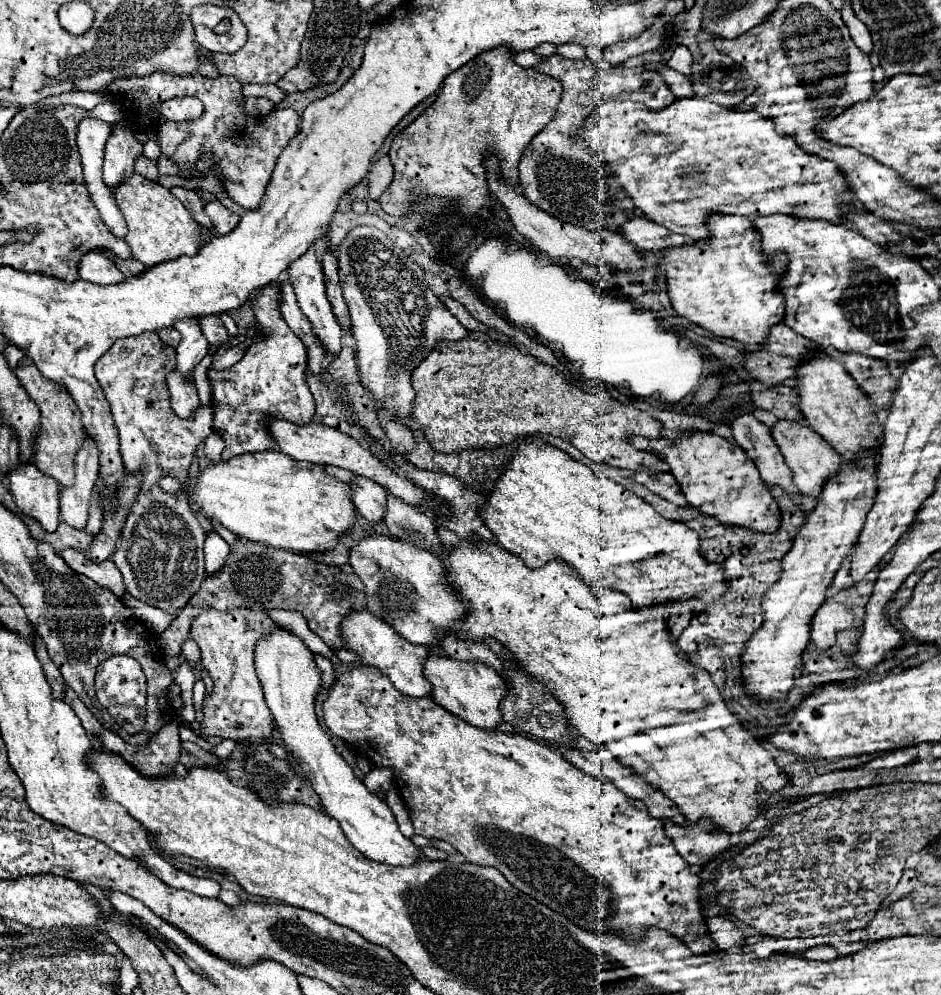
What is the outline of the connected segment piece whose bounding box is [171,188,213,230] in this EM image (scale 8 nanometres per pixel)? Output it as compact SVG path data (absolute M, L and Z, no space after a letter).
M171 188L171 192L181 200L181 204L191 212L191 216L193 216L199 224L203 224L203 226L207 226L209 230L213 230L211 220L209 220L209 216L203 212L201 198L199 198L199 194L197 194L195 190L187 190L187 188Z

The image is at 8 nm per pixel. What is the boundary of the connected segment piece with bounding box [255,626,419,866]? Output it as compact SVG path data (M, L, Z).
M275 628L269 634L265 634L261 640L257 640L255 644L255 666L257 666L257 678L263 686L265 692L265 702L275 718L275 726L281 732L281 740L285 750L291 754L291 758L297 762L299 770L305 774L305 778L309 780L309 784L313 786L313 790L317 792L317 796L321 798L321 806L323 810L335 818L345 834L345 838L367 858L375 860L375 862L383 862L389 866L411 866L413 862L419 860L419 848L405 838L399 832L399 826L395 822L393 812L389 810L389 806L377 798L373 792L369 792L365 788L365 784L353 774L351 766L343 760L343 756L335 750L331 738L327 736L327 732L321 728L317 714L315 714L315 696L321 688L321 672L315 664L315 654L305 646L305 642L293 634L287 628Z

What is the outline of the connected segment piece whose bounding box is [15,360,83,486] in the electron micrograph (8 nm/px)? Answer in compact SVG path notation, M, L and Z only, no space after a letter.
M31 360L19 362L19 368L15 368L15 374L21 382L21 386L27 390L31 400L39 406L41 410L41 428L33 440L35 452L33 452L33 462L35 466L45 472L47 476L55 478L63 486L71 486L75 482L73 476L73 458L79 450L81 438L83 438L83 424L81 424L81 412L75 404L75 400L69 396L69 392L63 392L59 384L53 384L47 380Z

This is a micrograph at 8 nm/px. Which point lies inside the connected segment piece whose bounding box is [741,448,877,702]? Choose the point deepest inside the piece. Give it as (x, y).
(769, 661)

